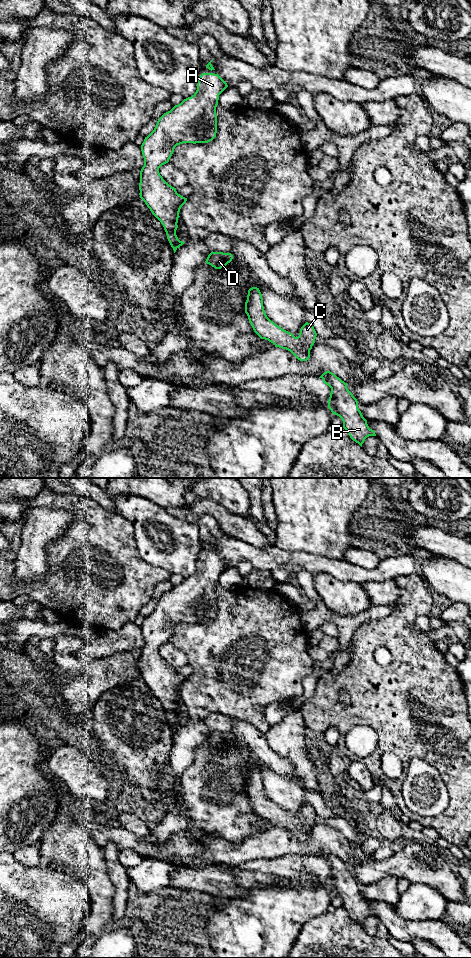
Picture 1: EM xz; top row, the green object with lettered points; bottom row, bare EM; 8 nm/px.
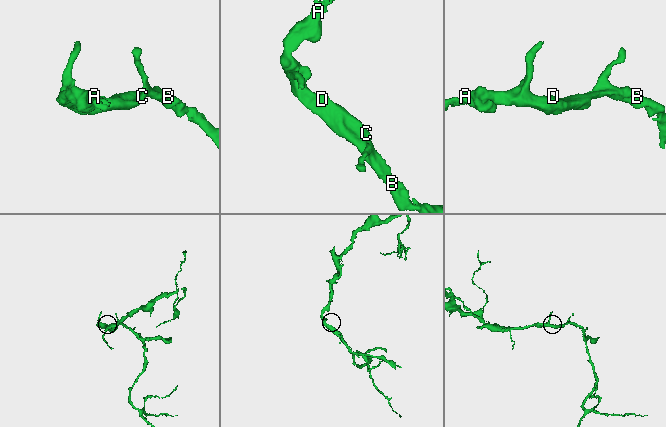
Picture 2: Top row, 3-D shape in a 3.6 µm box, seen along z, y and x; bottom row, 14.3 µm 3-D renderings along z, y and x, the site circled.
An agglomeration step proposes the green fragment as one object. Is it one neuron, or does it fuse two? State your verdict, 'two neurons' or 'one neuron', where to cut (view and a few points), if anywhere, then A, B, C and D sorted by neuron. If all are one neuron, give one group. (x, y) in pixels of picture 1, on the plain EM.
one neuron; no cut; A B C D

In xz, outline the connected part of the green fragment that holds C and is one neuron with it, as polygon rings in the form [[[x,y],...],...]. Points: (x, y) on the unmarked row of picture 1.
[[[257,767],[248,770],[245,793],[254,812],[261,819],[268,820],[275,827],[290,831],[300,841],[307,841],[310,838],[310,830],[317,816],[310,803],[306,802],[301,807],[298,817],[276,805],[267,797],[262,774]]]

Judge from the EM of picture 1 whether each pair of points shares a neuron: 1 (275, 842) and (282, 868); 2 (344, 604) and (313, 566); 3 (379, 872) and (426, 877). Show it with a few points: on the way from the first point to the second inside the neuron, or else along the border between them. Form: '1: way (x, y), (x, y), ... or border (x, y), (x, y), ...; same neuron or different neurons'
1: border (303, 856), (288, 854), (256, 859); different neurons
2: border (312, 573), (330, 573), (341, 581); different neurons
3: way (391, 869), (414, 869); same neuron

